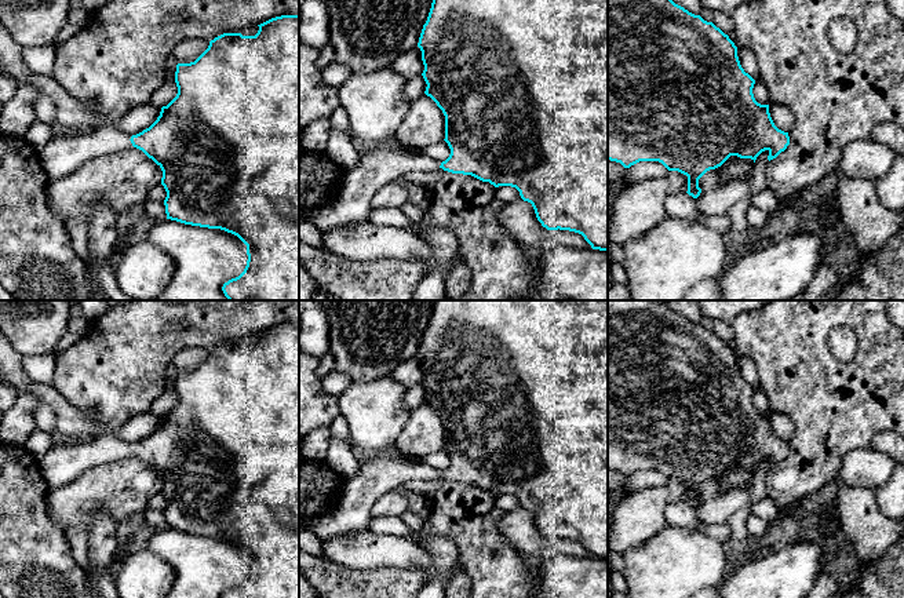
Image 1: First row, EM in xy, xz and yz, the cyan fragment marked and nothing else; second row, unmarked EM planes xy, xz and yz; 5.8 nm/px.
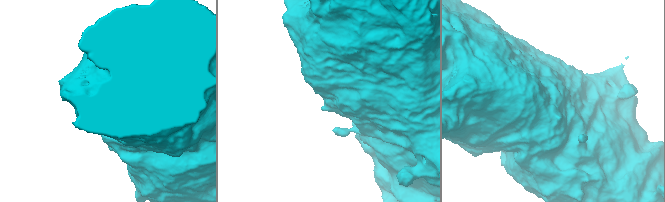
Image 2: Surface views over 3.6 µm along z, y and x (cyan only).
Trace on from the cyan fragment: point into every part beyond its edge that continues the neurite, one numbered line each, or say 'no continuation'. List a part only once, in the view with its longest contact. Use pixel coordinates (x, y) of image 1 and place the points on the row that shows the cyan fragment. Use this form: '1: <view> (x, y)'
1: xy (65, 153)

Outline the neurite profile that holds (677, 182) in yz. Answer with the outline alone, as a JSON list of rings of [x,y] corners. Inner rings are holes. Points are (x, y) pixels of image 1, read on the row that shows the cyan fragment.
[[[668,171],[668,194],[686,193],[688,192],[688,176],[678,171]]]

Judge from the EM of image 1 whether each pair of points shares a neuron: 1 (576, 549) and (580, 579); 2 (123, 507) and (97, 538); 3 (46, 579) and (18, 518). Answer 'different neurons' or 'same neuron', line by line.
1: different neurons
2: different neurons
3: same neuron

